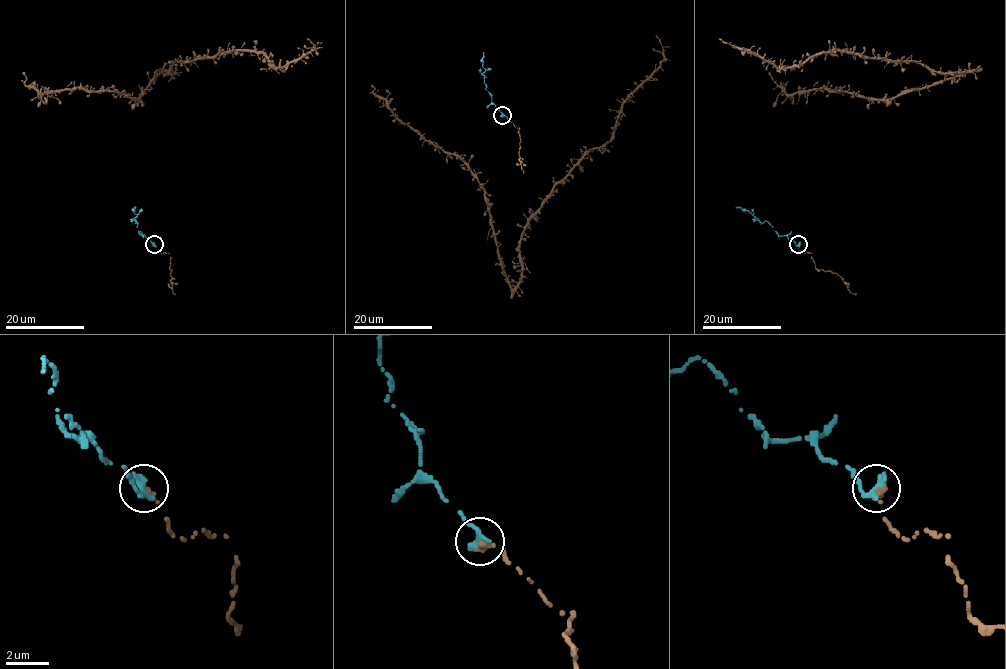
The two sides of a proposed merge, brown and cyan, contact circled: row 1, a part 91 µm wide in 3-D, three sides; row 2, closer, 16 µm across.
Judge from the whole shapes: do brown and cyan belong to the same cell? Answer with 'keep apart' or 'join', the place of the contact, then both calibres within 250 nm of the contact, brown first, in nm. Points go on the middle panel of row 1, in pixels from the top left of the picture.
join; place (502, 115); calibres 320 and 440 nm

